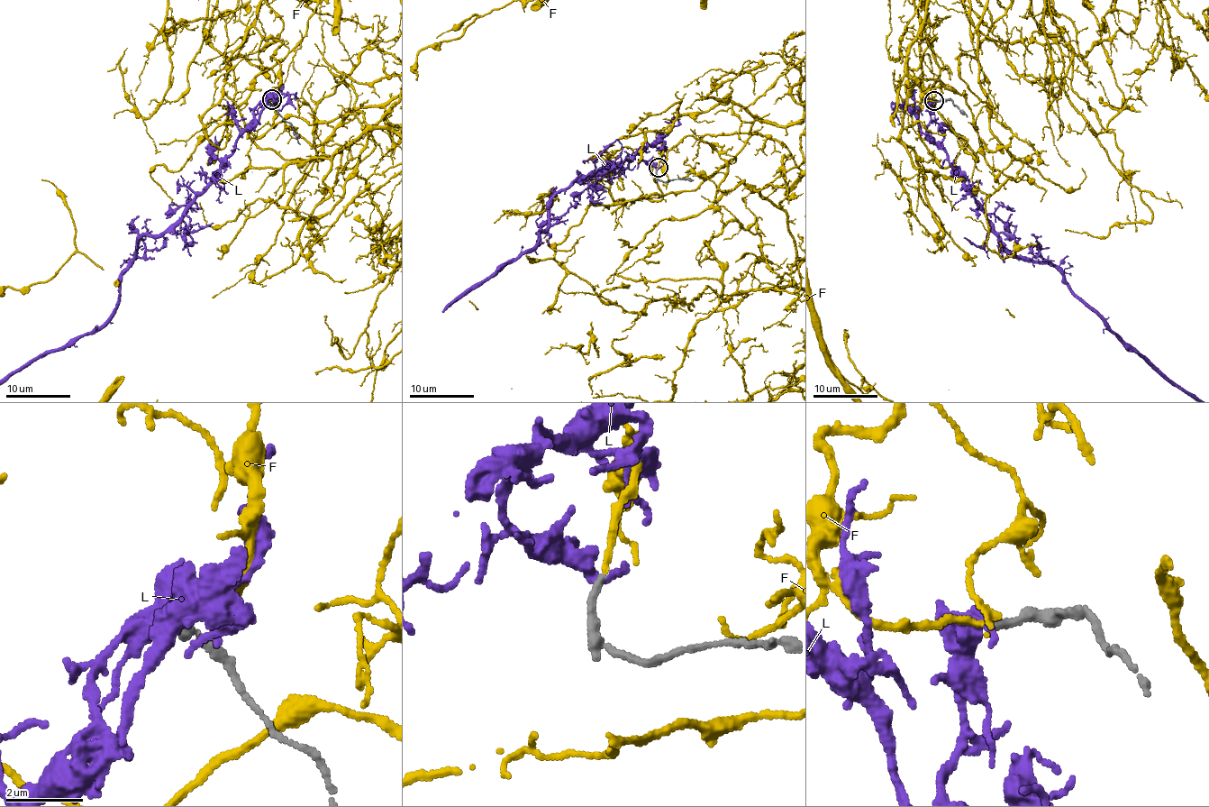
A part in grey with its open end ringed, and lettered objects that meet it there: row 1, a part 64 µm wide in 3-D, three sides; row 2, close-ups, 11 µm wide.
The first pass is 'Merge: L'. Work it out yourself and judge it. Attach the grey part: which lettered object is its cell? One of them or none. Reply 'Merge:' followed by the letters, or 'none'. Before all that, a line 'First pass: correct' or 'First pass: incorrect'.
First pass: incorrect
Merge: F

